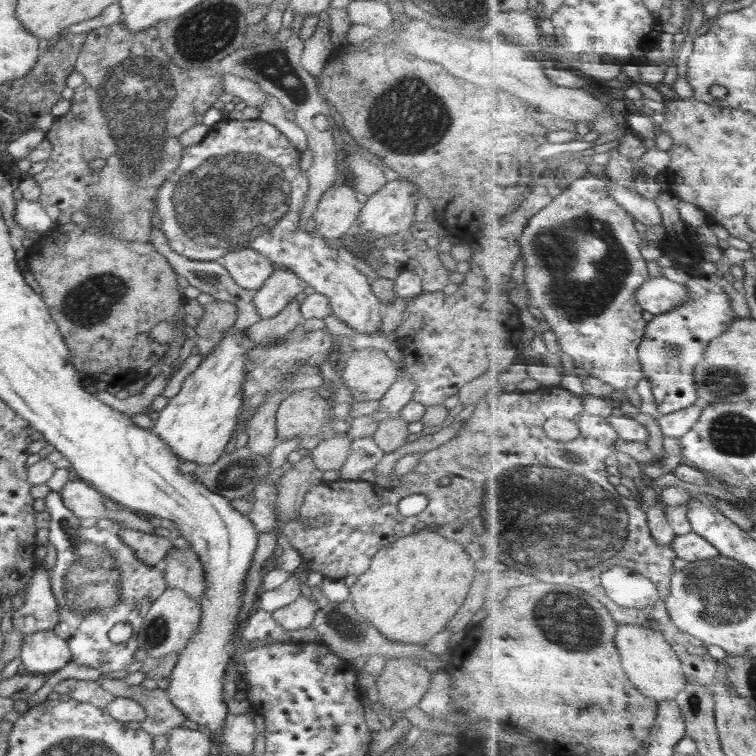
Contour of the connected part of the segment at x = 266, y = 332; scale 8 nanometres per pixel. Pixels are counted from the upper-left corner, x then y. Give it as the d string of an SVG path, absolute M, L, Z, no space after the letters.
M294 298L276 316L266 318L266 320L260 319L256 324L244 329L244 334L250 338L252 344L272 344L282 335L297 330L302 325L300 306L301 304Z

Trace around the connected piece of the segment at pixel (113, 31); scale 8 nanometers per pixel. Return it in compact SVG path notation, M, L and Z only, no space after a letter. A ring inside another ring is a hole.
M117 23L113 26L104 26L96 30L92 30L87 34L86 39L81 47L75 63L75 72L79 72L84 76L84 82L80 87L75 88L75 95L73 96L70 110L63 116L59 116L58 120L54 120L52 128L46 132L45 139L52 144L52 152L49 159L46 161L47 166L43 171L32 176L36 180L36 184L40 186L41 193L38 202L41 205L56 206L60 210L63 218L70 217L74 212L84 212L88 210L88 204L94 200L102 200L104 208L106 208L106 221L104 228L106 232L114 232L112 236L118 240L126 240L126 242L152 242L152 216L157 212L157 205L155 204L156 194L160 190L160 185L172 177L174 171L179 167L182 158L183 147L179 142L179 137L194 126L203 124L203 116L206 110L218 100L218 96L224 92L224 83L222 83L223 76L219 72L210 69L197 69L197 70L183 70L174 65L174 62L165 54L161 48L162 44L159 42L159 33L155 30L154 26L132 35L125 28L123 23ZM102 158L106 164L98 172L90 169L90 162Z

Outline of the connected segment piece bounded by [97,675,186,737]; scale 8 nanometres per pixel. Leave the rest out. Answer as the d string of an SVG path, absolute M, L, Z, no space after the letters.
M104 675L97 682L116 697L132 698L143 704L147 717L136 726L153 737L168 735L174 727L186 722L186 715L170 701L165 690L160 687L148 690L141 685L128 686L123 679L109 679Z

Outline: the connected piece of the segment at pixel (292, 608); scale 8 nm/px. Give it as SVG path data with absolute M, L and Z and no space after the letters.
M301 595L294 601L272 613L274 621L287 631L310 627L318 609L318 606L306 596Z

